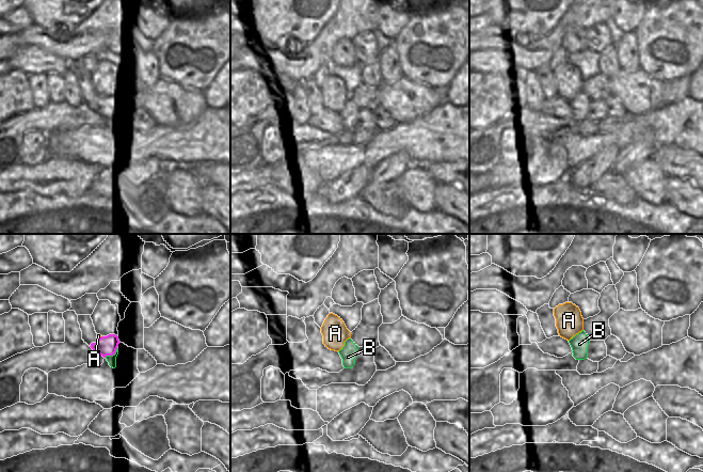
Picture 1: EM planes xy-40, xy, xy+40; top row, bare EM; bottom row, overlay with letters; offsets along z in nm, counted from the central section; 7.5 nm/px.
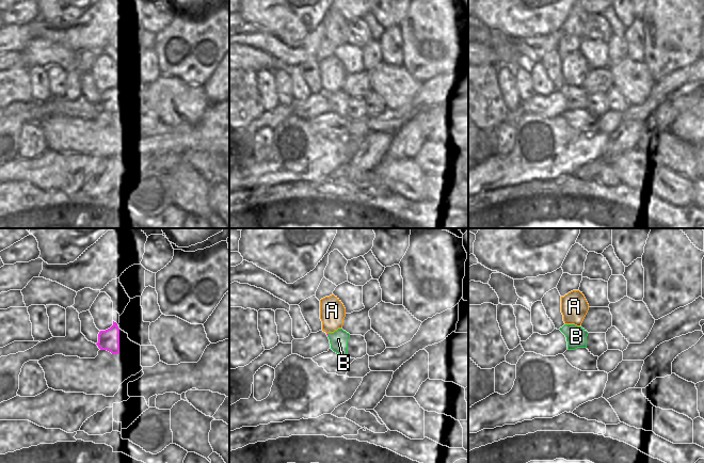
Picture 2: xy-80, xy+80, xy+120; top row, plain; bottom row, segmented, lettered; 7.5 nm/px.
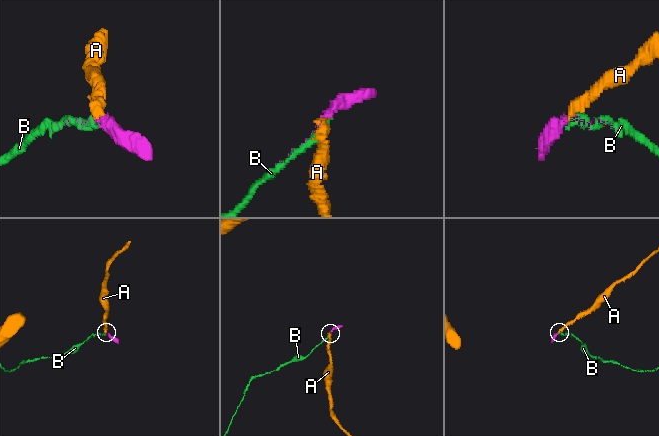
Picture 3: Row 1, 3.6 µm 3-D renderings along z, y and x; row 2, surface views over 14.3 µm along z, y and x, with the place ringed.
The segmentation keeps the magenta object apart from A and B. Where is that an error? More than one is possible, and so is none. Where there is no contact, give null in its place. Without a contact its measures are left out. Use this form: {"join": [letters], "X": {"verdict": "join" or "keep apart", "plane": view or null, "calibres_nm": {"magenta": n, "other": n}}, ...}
{"join": [], "A": {"verdict": "keep apart", "plane": "xy-40", "calibres_nm": {"magenta": 150, "other": 30}}, "B": {"verdict": "keep apart", "plane": "xy-40", "calibres_nm": {"magenta": 150, "other": 60}}}

